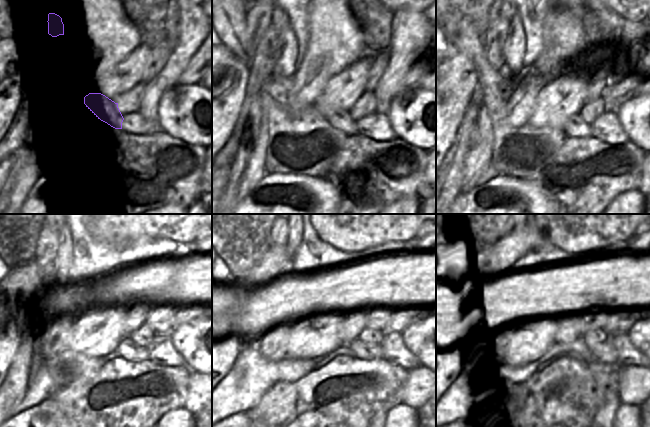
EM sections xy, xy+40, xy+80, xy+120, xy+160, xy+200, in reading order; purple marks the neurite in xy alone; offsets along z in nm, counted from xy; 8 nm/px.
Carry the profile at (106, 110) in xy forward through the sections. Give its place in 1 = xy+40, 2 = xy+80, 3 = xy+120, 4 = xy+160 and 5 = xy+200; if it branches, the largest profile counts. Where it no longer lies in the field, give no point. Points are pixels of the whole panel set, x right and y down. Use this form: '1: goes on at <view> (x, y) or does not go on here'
1: goes on at xy+40 (341, 120)
2: goes on at xy+80 (575, 126)
3: goes on at xy+120 (127, 349)
4: goes on at xy+160 (359, 350)
5: goes on at xy+200 (606, 353)

